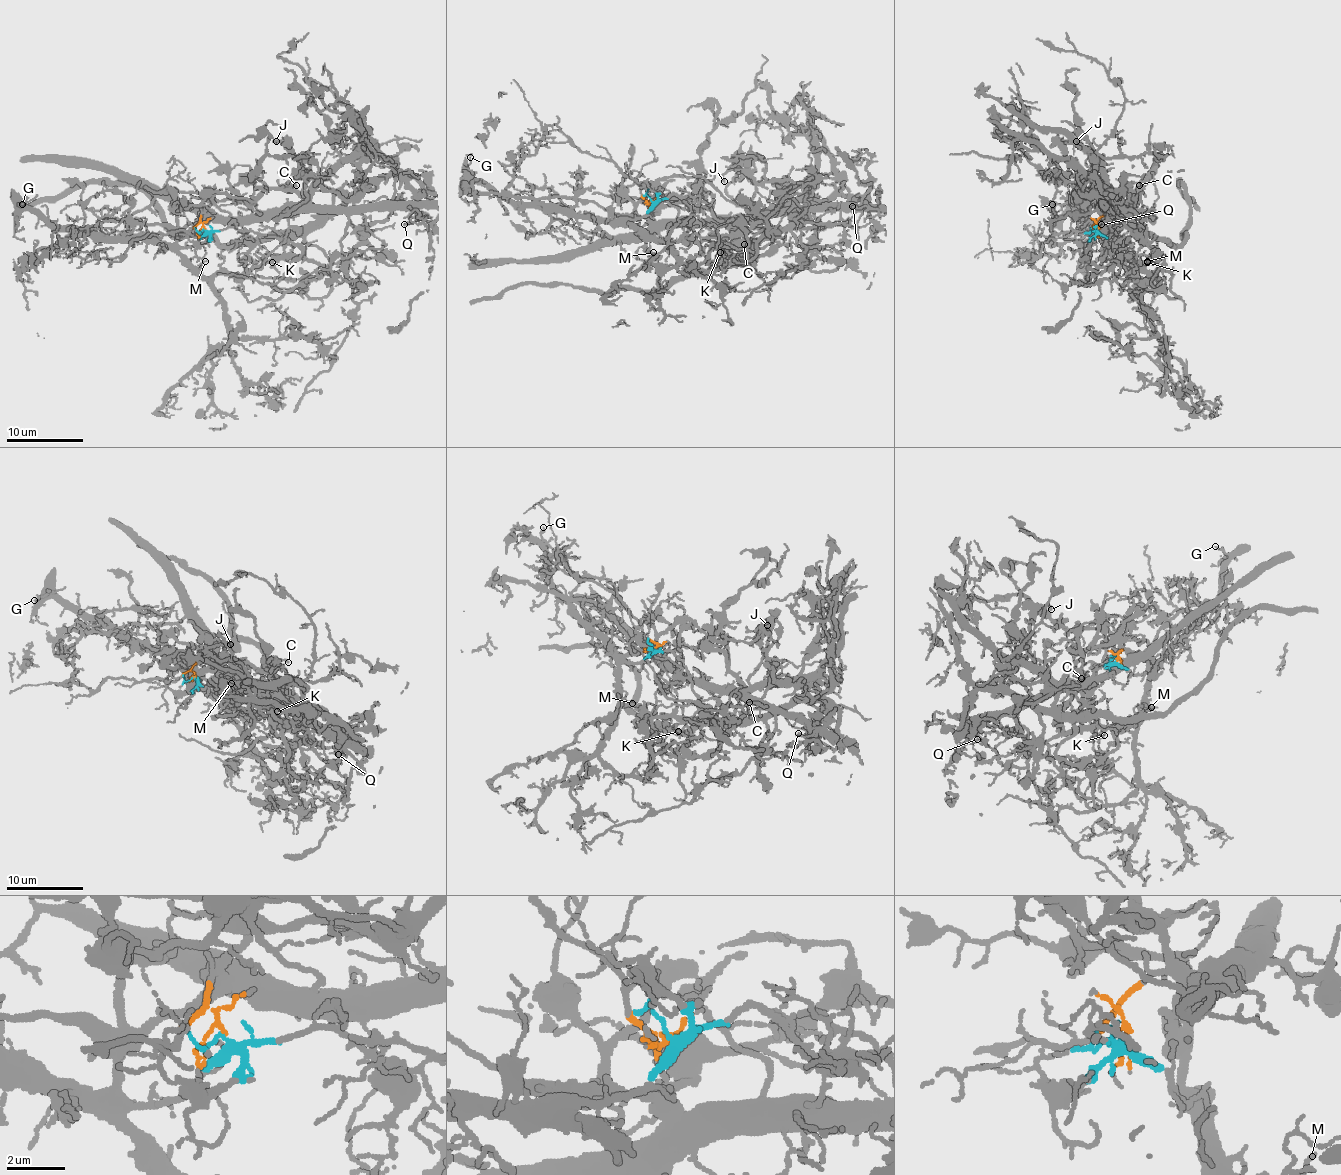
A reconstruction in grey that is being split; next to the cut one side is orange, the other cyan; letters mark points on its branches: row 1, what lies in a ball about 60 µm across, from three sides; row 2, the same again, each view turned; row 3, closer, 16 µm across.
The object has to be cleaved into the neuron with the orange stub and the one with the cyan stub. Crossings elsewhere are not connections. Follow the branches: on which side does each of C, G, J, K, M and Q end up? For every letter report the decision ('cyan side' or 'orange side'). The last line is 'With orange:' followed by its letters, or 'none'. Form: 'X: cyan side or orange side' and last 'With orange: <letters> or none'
C: orange side
G: cyan side
J: orange side
K: cyan side
M: cyan side
Q: orange side
With orange: C, J, Q

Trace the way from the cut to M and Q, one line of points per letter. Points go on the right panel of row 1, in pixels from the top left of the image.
M: (1096, 230), (1111, 241), (1131, 268), (1144, 266), (1148, 260)
Q: (1096, 228), (1102, 216), (1111, 212), (1115, 216), (1107, 208), (1100, 208), (1102, 224)

